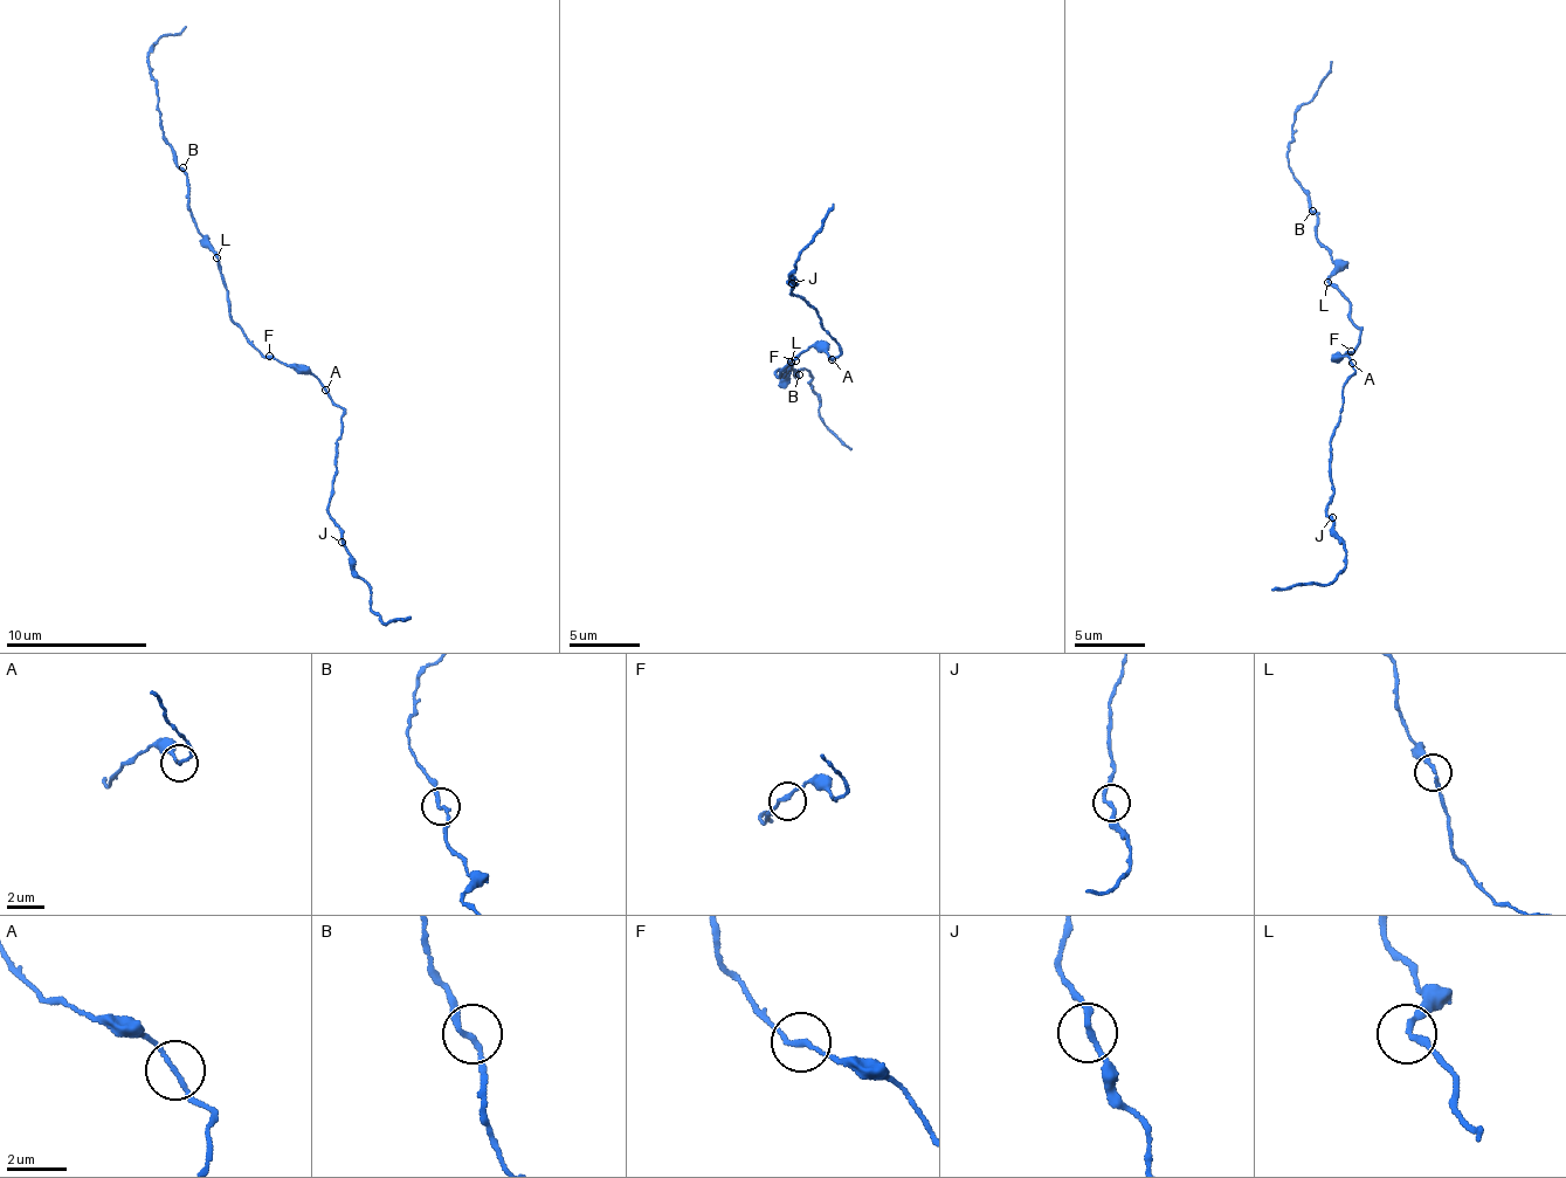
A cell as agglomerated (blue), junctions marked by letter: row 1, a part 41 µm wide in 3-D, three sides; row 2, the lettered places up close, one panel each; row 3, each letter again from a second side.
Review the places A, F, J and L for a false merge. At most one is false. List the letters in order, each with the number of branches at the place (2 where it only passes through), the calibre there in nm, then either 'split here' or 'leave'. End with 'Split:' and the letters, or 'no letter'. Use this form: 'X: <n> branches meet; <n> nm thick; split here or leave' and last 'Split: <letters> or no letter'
A: 2 branches meet; 130 nm thick; leave
F: 2 branches meet; 180 nm thick; leave
J: 2 branches meet; 180 nm thick; leave
L: 2 branches meet; 190 nm thick; leave
Split: no letter

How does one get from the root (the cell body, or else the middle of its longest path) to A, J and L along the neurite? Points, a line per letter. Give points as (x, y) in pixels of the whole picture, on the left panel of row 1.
A: (268, 358), (304, 369), (326, 390)
J: (268, 358), (304, 369), (343, 410), (342, 438), (335, 454), (337, 475), (328, 510), (342, 542)
L: (268, 358), (253, 345), (228, 310), (228, 290), (221, 263), (215, 259)

